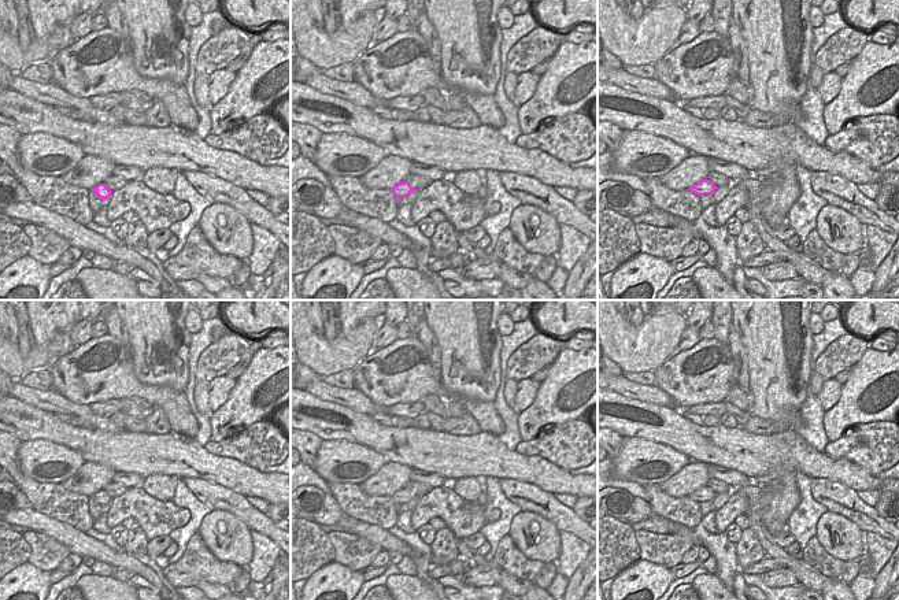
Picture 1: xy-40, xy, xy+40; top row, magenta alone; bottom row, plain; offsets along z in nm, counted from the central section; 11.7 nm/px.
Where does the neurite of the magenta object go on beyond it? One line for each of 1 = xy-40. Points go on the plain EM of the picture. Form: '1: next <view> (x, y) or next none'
1: next none

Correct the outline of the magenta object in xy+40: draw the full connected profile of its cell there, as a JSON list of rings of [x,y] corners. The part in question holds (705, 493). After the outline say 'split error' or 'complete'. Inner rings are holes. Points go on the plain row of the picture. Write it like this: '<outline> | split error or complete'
[[[702,486],[700,489],[695,490],[691,493],[689,497],[691,500],[695,500],[698,503],[704,503],[704,501],[713,501],[715,499],[717,493],[713,490],[710,486]]] | complete

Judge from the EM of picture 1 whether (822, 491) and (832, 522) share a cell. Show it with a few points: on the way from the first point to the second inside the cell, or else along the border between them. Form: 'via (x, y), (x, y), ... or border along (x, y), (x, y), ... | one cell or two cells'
border along (828, 510), (843, 514), (857, 525) | two cells

